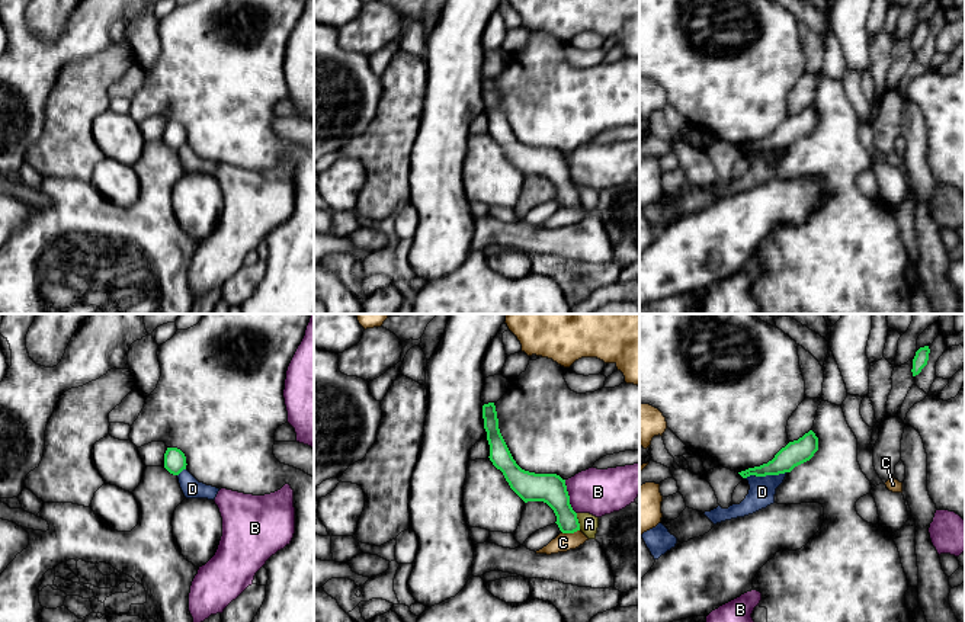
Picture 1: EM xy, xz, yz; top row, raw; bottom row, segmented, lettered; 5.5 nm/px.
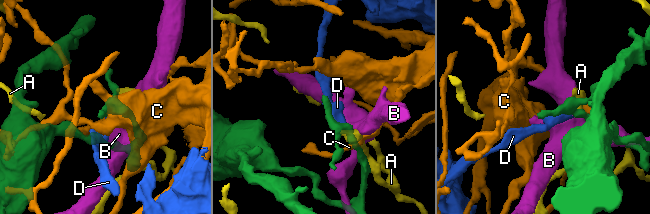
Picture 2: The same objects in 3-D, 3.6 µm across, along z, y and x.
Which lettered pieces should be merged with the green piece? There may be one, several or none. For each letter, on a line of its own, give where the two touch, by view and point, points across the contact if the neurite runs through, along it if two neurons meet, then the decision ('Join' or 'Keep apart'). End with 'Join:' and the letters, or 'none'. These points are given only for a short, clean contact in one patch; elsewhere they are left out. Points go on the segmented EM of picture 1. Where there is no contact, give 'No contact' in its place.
A: Touches green at xz (577, 522). Keep apart
B: Touches green at xz (568, 497). Keep apart
C: Touches green at xz (570, 532). Boundary: xz (579, 529), (561, 532). Keep apart
D: Touches green at yz (765, 475). Boundary: yz (786, 471), (747, 475), (744, 478). Keep apart
Join: none

